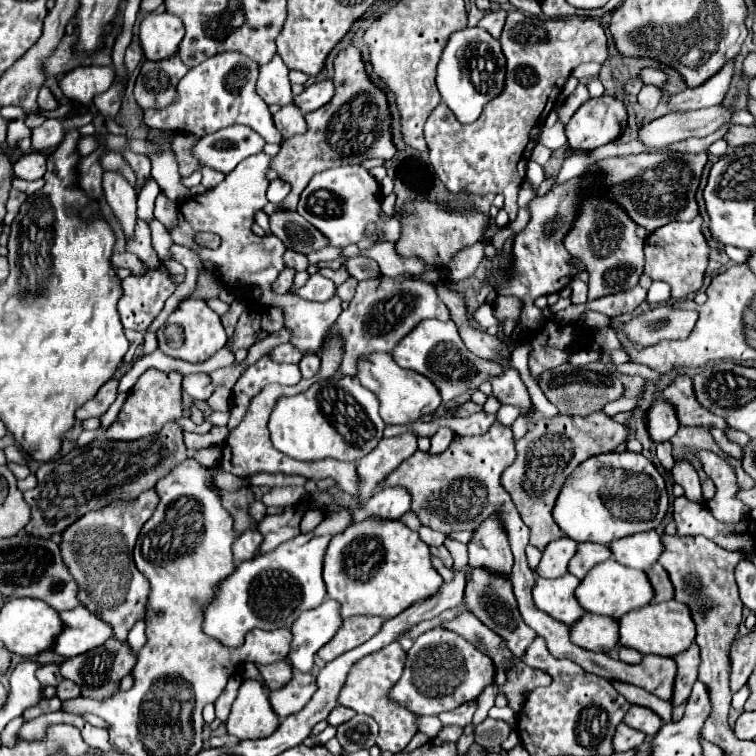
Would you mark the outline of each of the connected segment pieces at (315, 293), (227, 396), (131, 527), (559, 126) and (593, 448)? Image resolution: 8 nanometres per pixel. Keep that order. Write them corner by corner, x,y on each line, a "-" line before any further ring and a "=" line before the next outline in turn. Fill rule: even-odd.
312,274
306,280
306,284
296,290
296,294
302,296
302,298
316,298
318,300
318,296
334,294
334,282
324,278
324,276
320,276
320,274
=
218,387
207,400
212,412
229,411
231,407
232,391
=
152,488
140,494
134,502
118,502
118,506
106,506
106,510
86,514
64,532
64,540
60,544
62,558
66,558
66,566
70,566
70,572
78,582
78,598
82,598
82,604
90,612
112,624
114,636
120,642
126,642
130,628
138,620
146,618
150,584
144,574
138,572
132,550
142,526
154,514
158,498
158,492
=
558,119
554,126
544,126
540,132
539,142
548,147
553,152
567,145
567,138
564,134
564,126
=
604,412
590,414
586,418
570,418
560,414
554,418
540,418
526,432
526,436
520,442
516,442
518,454
514,464
506,470
506,474
502,474
502,484
506,486
508,494
514,498
520,518
530,528
532,546
544,550
552,540
564,536
564,532
558,528
558,524
552,518
552,508
556,504
562,484
586,458
604,452
614,452
622,442
626,442
628,432
630,432
628,426
610,420
-
544,434
552,434
552,436
544,436

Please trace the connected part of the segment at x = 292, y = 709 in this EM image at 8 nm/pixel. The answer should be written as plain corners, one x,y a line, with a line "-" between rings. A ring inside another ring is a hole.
294,670
292,680
282,690
276,690
270,694
270,704
274,706
276,714
284,720
286,716
300,712
310,702
316,690
318,686
312,674
302,674

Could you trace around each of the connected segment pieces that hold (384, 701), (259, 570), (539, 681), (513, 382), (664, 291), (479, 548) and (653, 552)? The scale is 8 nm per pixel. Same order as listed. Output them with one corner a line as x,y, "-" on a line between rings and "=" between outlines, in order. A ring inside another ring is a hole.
392,642
390,646
386,646
386,650
378,650
378,654
370,654
362,658
362,662
358,662
354,670
350,670
350,678
346,680
346,686
342,688
342,694
338,700
342,706
348,706
356,712
372,716
380,726
380,734
376,742
378,748
388,750
392,754
404,750
410,738
416,734
416,714
410,714
408,710
394,706
394,702
390,702
388,698
390,686
394,686
394,682
398,682
398,678
402,676
404,662
406,662
406,652
398,642
=
342,508
340,512
328,514
312,532
298,534
276,550
256,556
254,560
242,562
238,570
230,578
226,578
222,586
218,586
218,598
210,606
206,606
206,634
218,638
224,646
242,646
246,632
254,628
290,628
302,612
320,606
326,598
326,586
322,580
324,552
328,548
330,538
346,530
350,522
352,510
=
514,659
512,663
513,666
506,672
506,684
500,688
500,692
506,694
508,706
516,712
524,700
522,693
541,686
550,686
550,676
542,670
530,668
522,660
=
506,368
506,372
502,376
498,376
498,378
492,378
490,384
492,384
494,398
498,398
500,404
520,406
522,412
528,412
530,408
534,408
532,400
530,400
530,394
528,394
524,382
520,380
518,370
=
654,282
652,288
648,290
648,298
650,304
664,304
670,300
670,286
664,282
=
490,518
490,522
484,522
474,532
472,540
468,542
468,558
472,568
484,568
490,574
510,578
514,560
506,536
502,534
502,526
498,526
494,518
=
656,530
642,532
642,534
632,534
630,538
620,538
618,542
610,544
612,556
616,562
636,568
636,570
648,570
654,566
664,552
662,538

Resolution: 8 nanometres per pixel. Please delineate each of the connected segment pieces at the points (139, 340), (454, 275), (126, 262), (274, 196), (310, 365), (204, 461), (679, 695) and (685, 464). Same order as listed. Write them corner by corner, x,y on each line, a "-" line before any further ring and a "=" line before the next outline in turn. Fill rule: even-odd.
128,330
126,336
128,336
128,340
130,340
130,350
128,350
128,354
126,354
124,360
130,362
132,356
134,356
134,352
136,352
136,348
138,348
140,344
144,344
144,334
142,334
142,332
132,332
132,330
=
482,238
482,242
478,242
478,244
474,244
474,246
466,246
464,250
460,250
460,252
452,258
452,262
450,262
448,270
446,270
448,276
450,276
454,282
472,276
472,274
476,272
478,264
480,264
482,256
484,256
484,246
486,246
486,240
=
130,252
114,254
114,256
112,256
112,262
114,262
114,266
118,266
118,268
130,268
134,274
142,274
142,270
144,270
144,264
142,264
134,254
130,254
=
274,178
272,182
270,182
270,186
268,186
268,202
272,202
272,204
280,204
284,198
286,198
286,194
290,192
290,184
288,182
284,182
284,180
280,180
280,178
=
316,354
304,356
300,362
300,370
302,370
302,378
314,378
320,372
320,356
=
202,448
194,454
194,460
198,460
198,464
202,466
214,466
218,464
220,458
220,450
212,450
212,448
=
698,644
690,646
690,650
686,650
686,654
678,656
676,664
678,664
678,674
676,674
674,698
672,698
674,706
686,702
694,682
698,680
698,666
700,666
700,648
698,648
=
680,458
680,460
674,462
672,478
674,478
674,482
678,482
684,488
686,498
690,498
692,502
702,502
700,478
698,478
698,472
694,470
694,466
688,460

